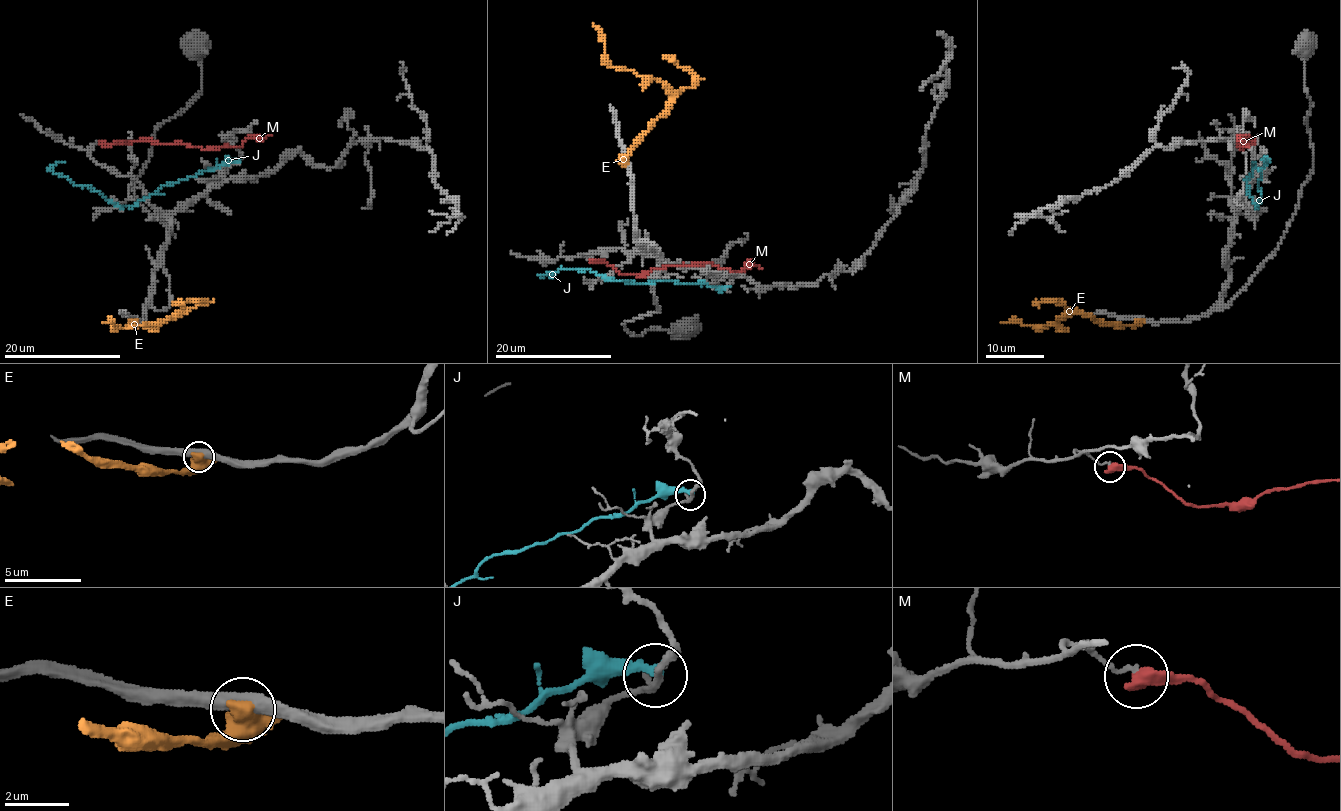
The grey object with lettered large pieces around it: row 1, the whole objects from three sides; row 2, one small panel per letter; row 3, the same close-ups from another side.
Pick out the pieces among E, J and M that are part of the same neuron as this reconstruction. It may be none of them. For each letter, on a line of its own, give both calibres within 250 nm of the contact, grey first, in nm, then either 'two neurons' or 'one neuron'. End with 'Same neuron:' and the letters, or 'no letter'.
E: 420/500 nm | two neurons
J: 170/320 nm | two neurons
M: 120/550 nm | two neurons
Same neuron: no letter

